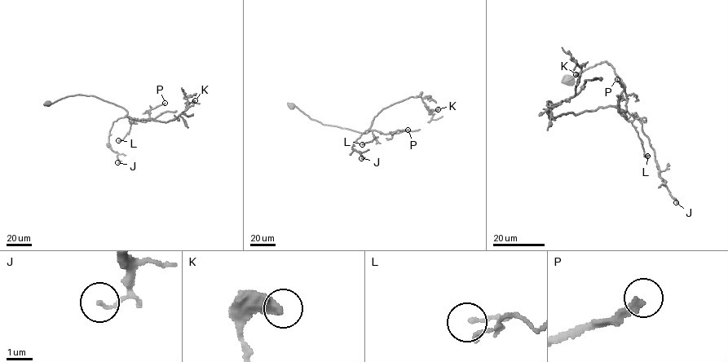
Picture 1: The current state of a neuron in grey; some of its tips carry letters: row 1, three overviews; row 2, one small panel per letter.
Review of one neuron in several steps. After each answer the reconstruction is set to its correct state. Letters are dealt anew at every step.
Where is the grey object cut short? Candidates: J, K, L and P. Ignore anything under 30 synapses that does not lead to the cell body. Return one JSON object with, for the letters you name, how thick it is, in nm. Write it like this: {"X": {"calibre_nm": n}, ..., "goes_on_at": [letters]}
{"goes_on_at": []}

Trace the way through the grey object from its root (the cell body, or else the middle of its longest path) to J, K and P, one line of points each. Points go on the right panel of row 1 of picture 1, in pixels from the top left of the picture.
J: (568, 79), (604, 61), (614, 68), (624, 85), (618, 108), (641, 124), (659, 176), (676, 202)
K: (568, 79), (606, 61), (624, 85), (619, 105), (550, 118), (550, 107), (575, 95), (575, 74)
P: (568, 79), (596, 64), (604, 61), (610, 64), (624, 85), (617, 107), (626, 118), (627, 95), (617, 79)

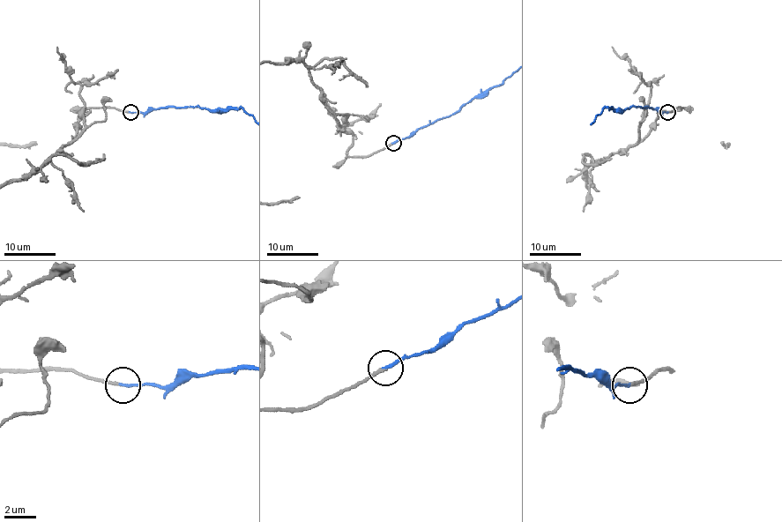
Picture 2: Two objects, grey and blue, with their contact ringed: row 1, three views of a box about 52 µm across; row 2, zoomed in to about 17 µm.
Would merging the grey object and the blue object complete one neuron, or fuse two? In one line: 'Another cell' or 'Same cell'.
Same cell

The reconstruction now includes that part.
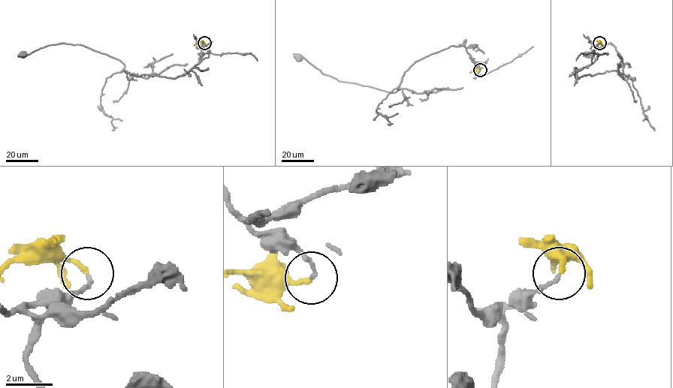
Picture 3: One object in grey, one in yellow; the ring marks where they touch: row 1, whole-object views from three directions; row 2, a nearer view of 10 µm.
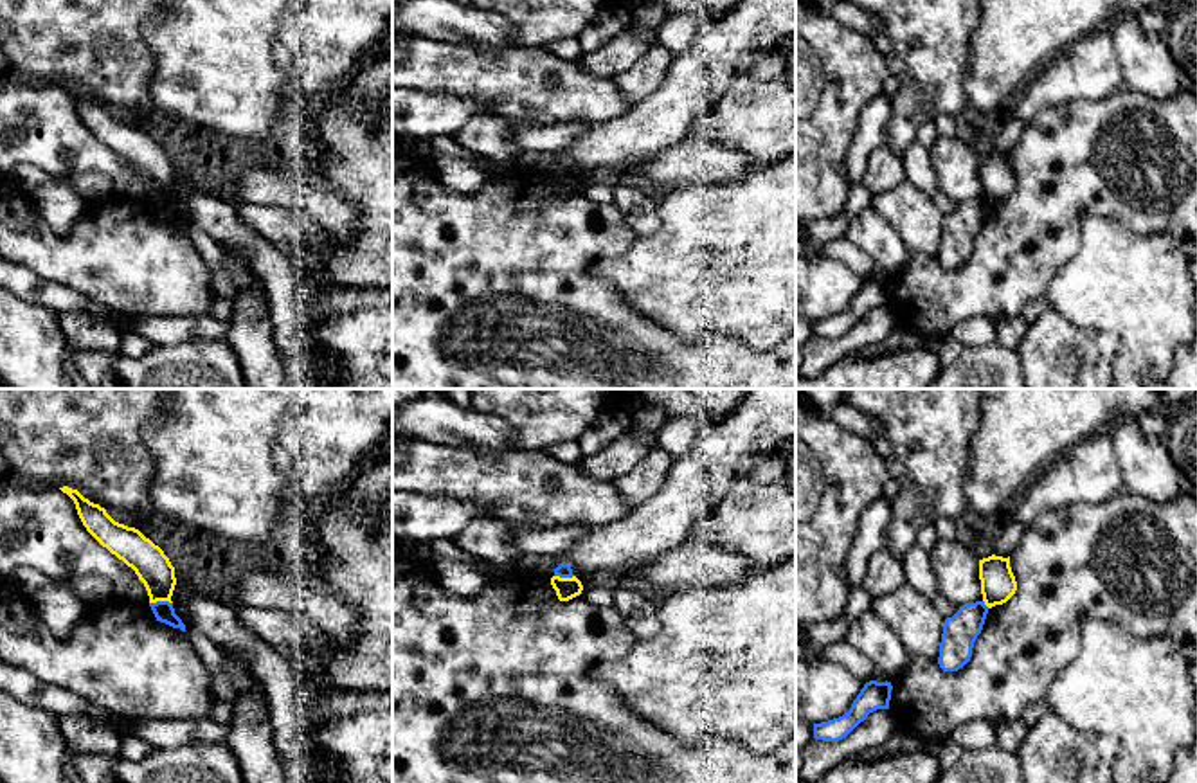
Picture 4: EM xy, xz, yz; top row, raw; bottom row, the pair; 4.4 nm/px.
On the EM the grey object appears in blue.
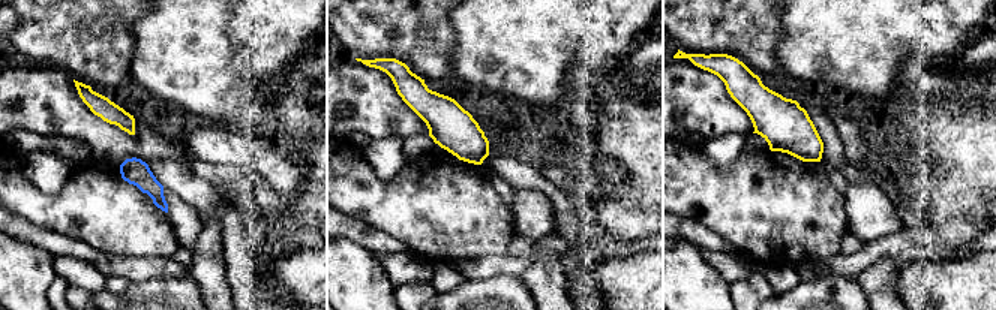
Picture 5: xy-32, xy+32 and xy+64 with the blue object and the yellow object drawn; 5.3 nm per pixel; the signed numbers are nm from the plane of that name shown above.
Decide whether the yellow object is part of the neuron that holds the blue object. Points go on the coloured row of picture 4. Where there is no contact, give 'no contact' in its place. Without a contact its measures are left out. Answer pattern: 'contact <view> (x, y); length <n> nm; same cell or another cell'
contact xy (161, 602); length 100 nm; another cell

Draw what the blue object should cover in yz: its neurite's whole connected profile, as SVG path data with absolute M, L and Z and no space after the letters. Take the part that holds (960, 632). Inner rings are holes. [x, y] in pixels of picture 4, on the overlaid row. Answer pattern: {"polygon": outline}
{"polygon": "M976 601L959 607L959 610L945 619L938 664L943 671L958 671L970 657L977 635L983 630L988 607Z"}

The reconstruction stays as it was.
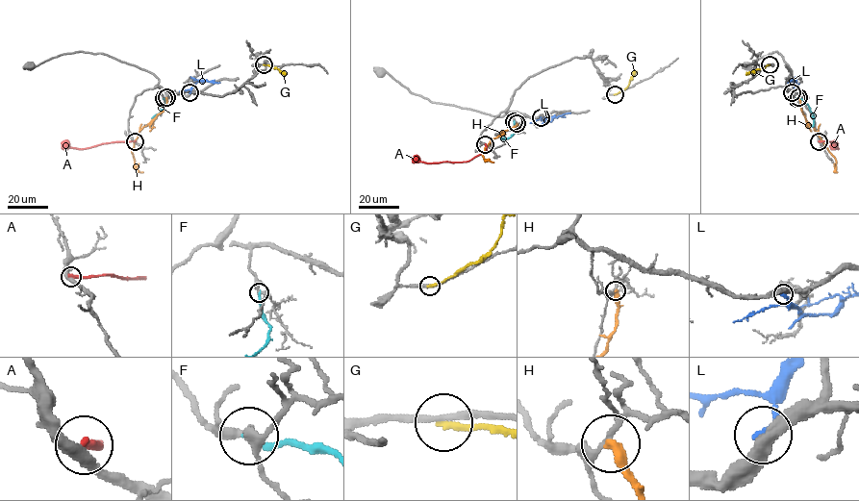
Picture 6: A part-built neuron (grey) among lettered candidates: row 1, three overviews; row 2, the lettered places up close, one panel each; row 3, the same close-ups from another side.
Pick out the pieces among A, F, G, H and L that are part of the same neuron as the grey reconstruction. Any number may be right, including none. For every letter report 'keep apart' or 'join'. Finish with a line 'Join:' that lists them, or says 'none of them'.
A: keep apart
F: keep apart
G: keep apart
H: keep apart
L: keep apart
Join: none of them

